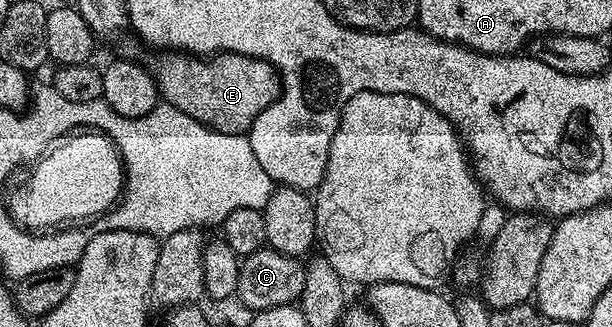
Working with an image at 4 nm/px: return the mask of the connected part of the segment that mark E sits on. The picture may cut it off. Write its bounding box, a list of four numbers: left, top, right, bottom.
[152,52,282,135]

